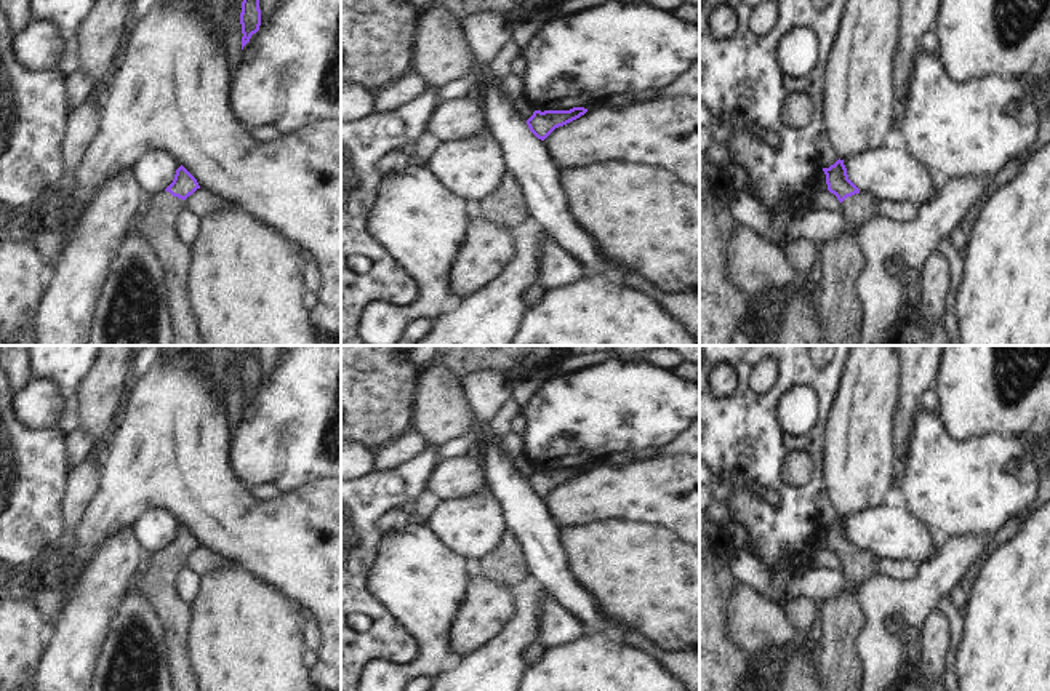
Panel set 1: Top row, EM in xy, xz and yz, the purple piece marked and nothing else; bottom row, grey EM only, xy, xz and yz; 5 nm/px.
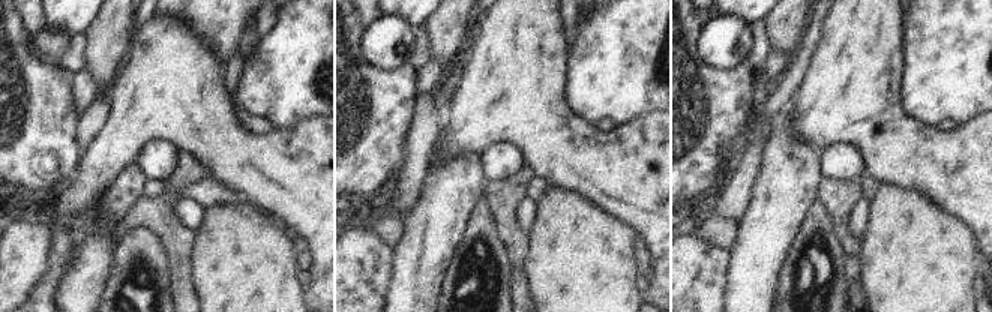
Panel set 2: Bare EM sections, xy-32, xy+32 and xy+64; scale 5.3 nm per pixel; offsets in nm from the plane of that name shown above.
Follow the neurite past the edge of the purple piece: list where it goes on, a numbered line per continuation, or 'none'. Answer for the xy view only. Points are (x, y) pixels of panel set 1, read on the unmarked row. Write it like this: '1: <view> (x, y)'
1: xy (157, 583)

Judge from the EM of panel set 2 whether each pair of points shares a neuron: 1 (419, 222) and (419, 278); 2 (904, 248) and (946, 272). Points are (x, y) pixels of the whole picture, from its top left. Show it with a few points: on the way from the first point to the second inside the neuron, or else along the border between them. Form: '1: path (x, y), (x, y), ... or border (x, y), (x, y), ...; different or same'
1: path (419, 236), (419, 264); same
2: path (914, 258), (928, 272), (935, 272); same

